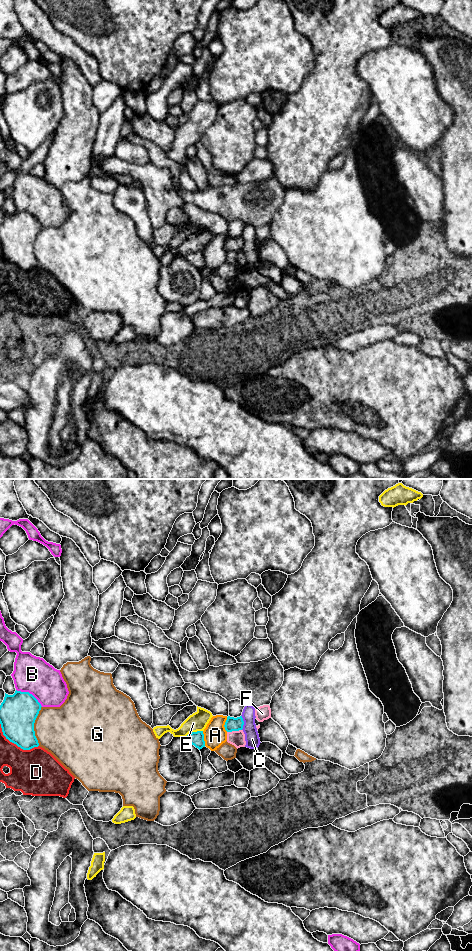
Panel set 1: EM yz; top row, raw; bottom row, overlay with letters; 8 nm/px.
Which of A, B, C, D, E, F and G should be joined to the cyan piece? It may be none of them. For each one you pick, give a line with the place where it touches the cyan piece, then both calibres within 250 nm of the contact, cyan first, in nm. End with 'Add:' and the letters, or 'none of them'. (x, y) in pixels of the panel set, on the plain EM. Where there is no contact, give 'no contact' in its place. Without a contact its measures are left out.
Add: none of them

